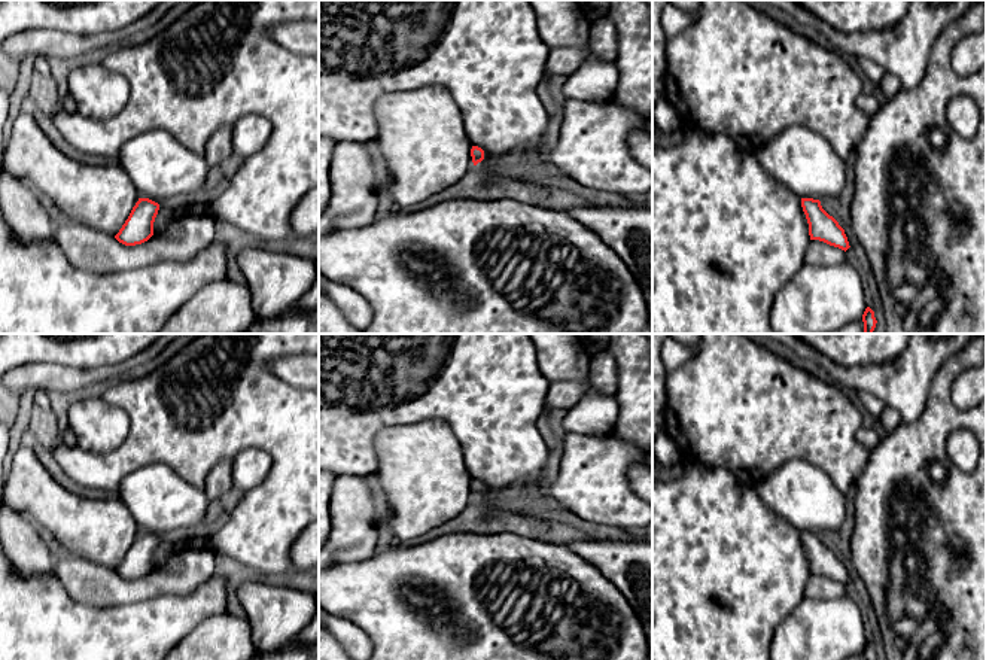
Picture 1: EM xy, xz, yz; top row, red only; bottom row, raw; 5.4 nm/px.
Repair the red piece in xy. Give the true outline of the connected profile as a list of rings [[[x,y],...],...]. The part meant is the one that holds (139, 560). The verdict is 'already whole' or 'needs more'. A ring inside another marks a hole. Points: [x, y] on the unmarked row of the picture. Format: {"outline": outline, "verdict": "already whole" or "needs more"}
{"outline": [[[139,532],[115,572],[125,580],[136,580],[147,575],[153,569],[153,556],[158,544],[158,536],[149,532]]], "verdict": "already whole"}

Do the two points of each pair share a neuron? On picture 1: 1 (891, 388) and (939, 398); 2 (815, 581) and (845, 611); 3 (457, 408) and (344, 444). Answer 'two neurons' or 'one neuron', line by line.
1: two neurons
2: two neurons
3: one neuron

